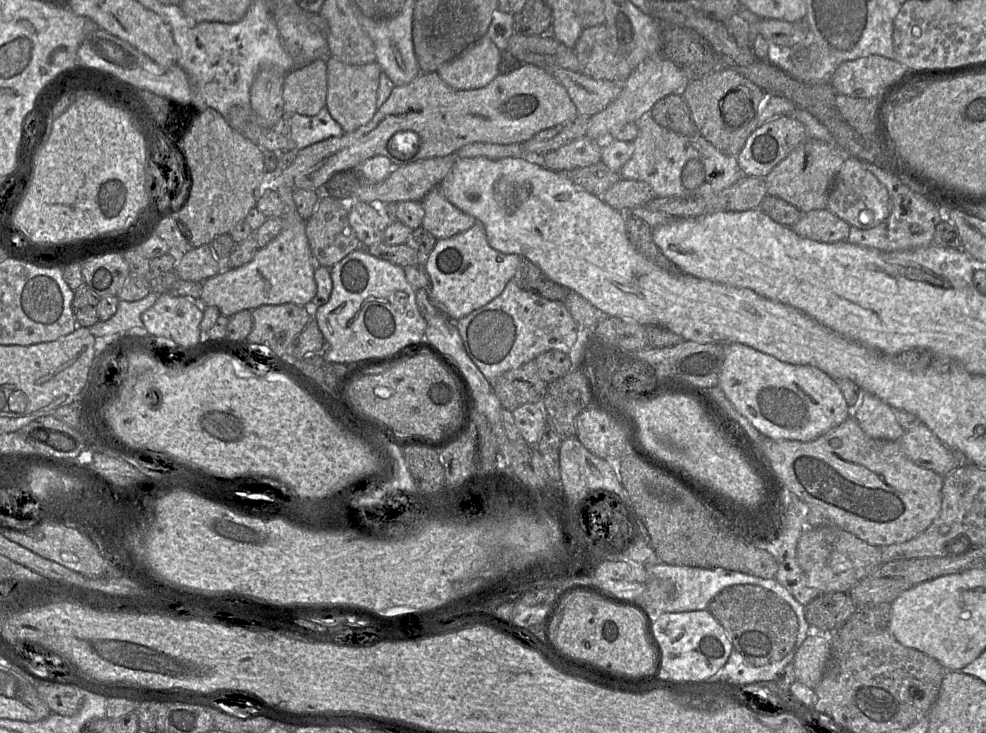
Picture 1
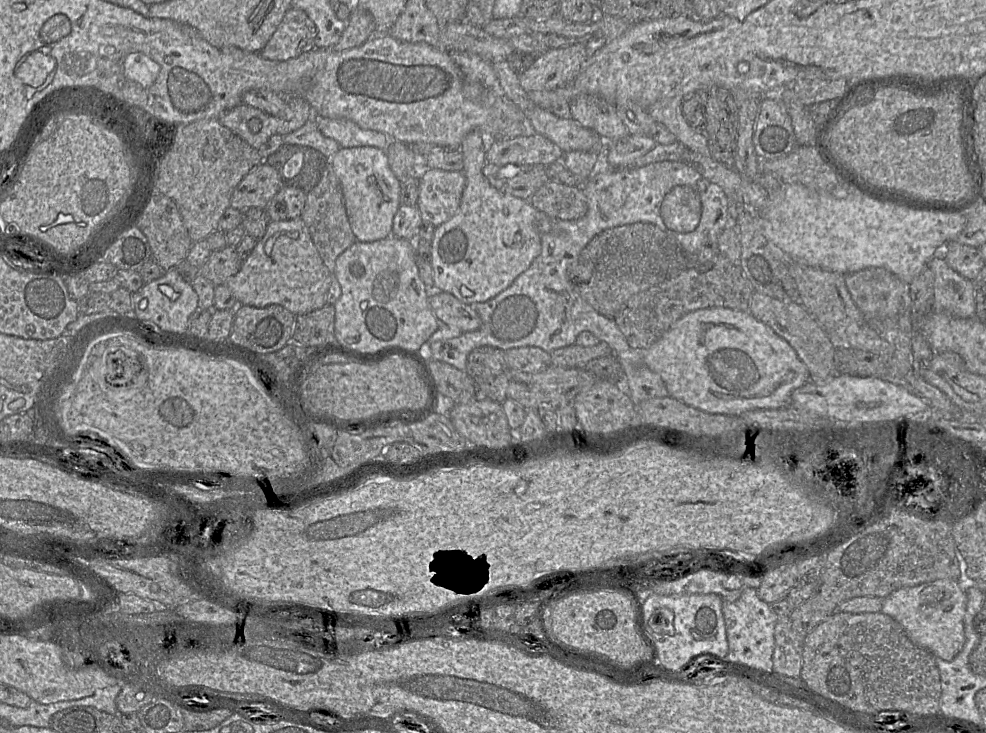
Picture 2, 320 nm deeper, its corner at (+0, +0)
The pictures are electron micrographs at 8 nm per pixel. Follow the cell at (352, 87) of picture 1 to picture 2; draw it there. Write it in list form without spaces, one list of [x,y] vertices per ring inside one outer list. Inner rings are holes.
[[[301,217],[270,221],[264,236],[257,241],[250,255],[242,262],[240,270],[228,278],[226,285],[237,300],[238,305],[264,308],[278,304],[302,315],[322,308],[333,278],[323,263]]]

